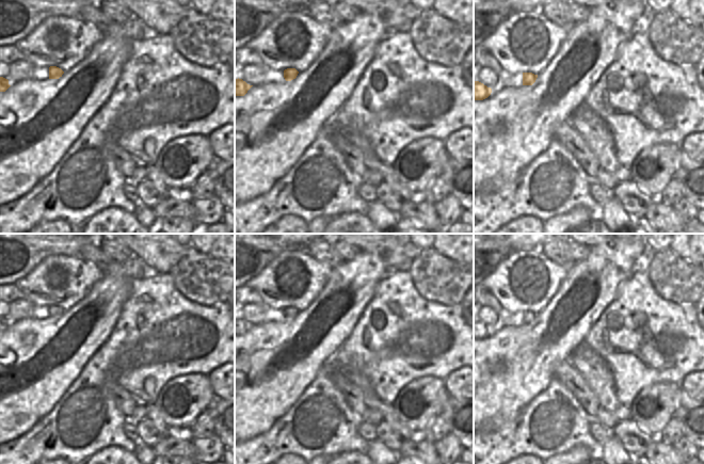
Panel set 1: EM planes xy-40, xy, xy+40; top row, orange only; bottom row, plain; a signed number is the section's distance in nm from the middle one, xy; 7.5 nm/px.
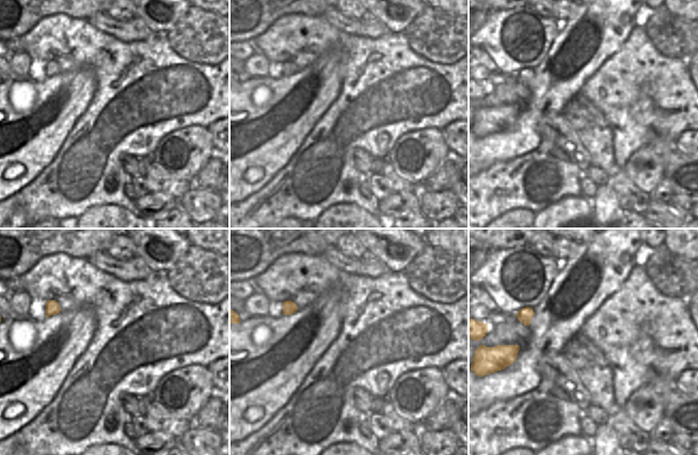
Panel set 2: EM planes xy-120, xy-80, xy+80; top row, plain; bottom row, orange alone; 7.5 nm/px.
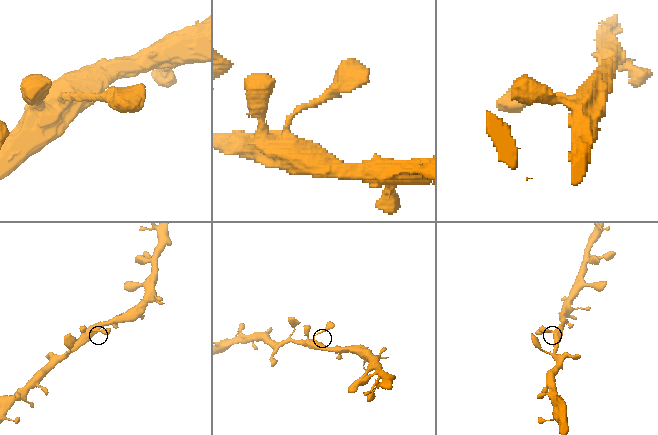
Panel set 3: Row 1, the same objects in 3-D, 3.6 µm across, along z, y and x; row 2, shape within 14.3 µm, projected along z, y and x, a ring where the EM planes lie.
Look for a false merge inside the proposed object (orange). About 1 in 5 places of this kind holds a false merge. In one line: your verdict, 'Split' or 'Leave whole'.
Leave whole.

